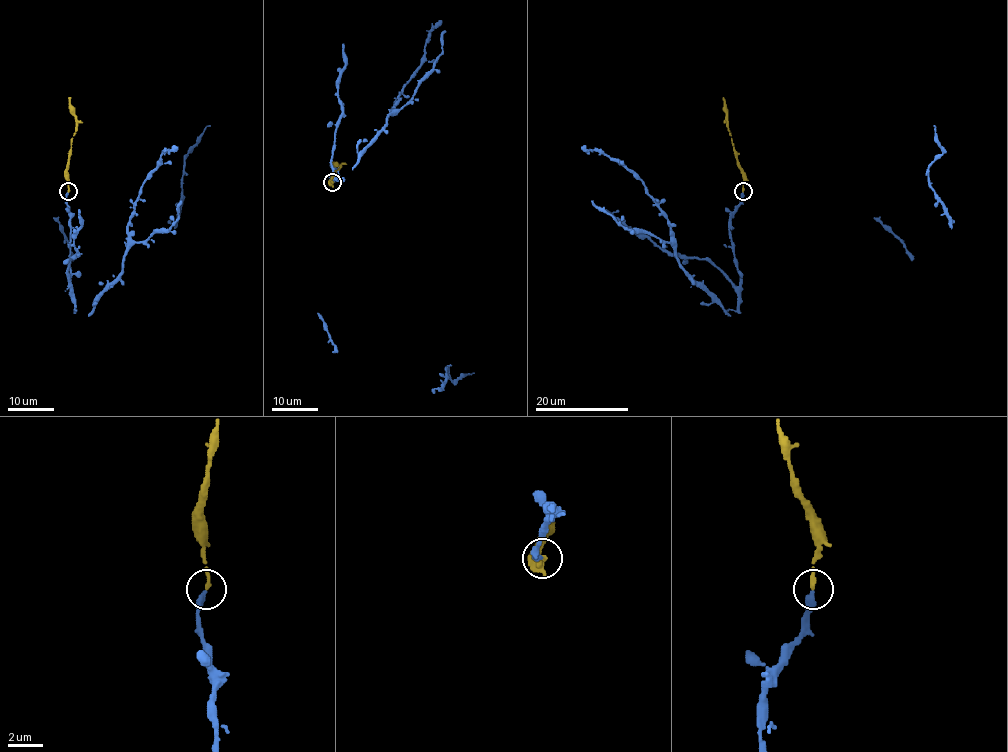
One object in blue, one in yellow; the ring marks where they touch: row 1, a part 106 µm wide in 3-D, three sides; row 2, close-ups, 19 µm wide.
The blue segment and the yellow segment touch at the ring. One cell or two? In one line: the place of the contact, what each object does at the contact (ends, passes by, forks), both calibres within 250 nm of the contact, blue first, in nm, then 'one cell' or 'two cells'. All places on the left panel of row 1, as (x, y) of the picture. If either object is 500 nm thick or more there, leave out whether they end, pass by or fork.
place (68, 191); blue ends; yellow ends; calibres 360 and 240 nm; one cell

